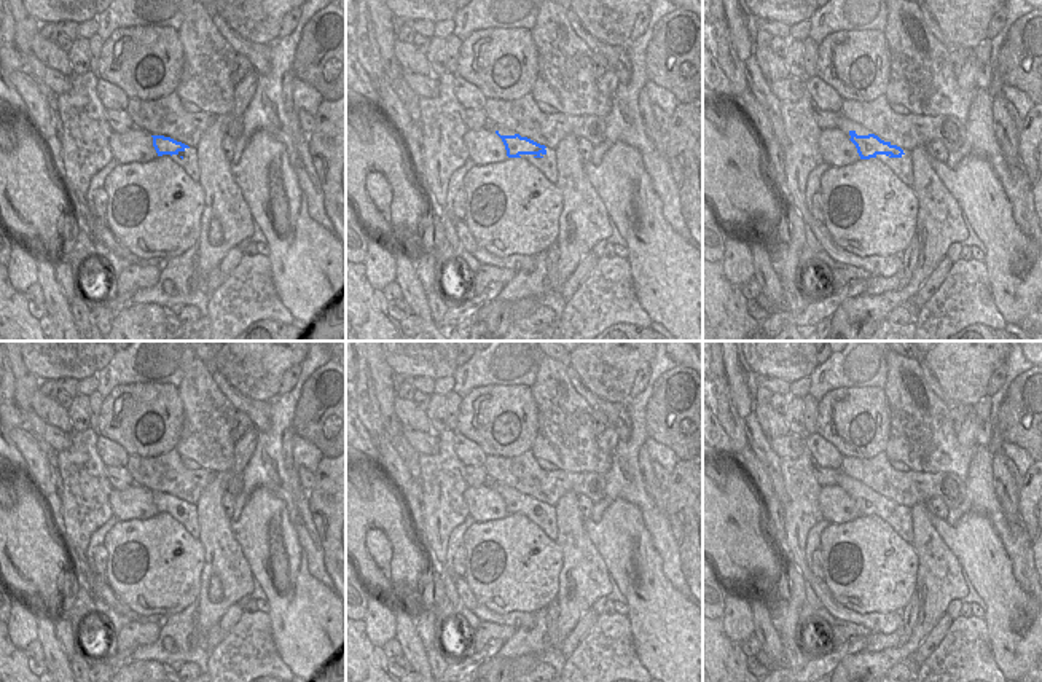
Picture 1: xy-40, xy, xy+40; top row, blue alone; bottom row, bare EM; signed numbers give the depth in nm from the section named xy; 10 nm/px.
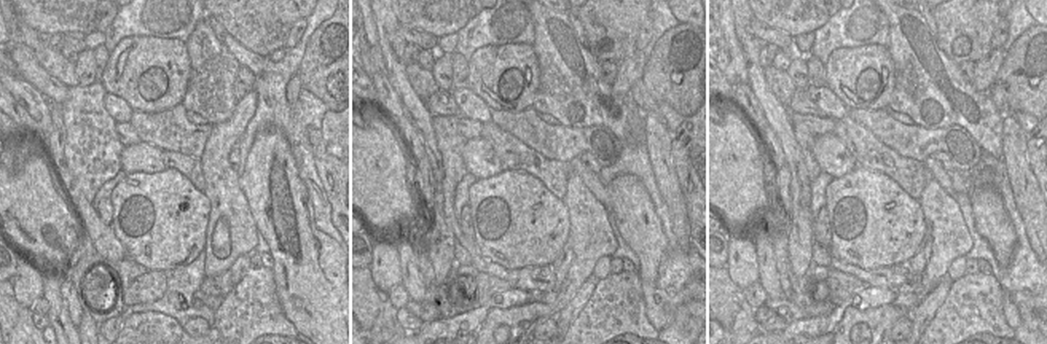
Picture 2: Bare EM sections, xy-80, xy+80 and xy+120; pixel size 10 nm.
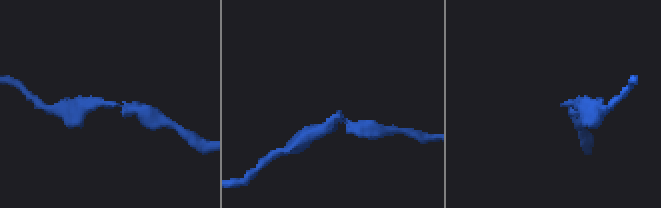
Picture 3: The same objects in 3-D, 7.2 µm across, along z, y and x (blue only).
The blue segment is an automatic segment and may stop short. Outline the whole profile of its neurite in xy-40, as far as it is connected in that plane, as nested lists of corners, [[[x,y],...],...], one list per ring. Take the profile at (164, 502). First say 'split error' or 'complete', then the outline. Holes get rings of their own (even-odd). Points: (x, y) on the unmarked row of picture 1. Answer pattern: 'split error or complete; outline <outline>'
complete; outline [[[151,492],[153,494],[153,504],[158,510],[158,513],[163,512],[178,512],[180,508],[185,508],[186,505],[190,505],[188,502],[177,499],[170,494],[164,494],[164,492]]]

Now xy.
complete; outline [[[496,488],[496,491],[502,496],[508,515],[521,515],[523,512],[543,515],[546,512],[545,502],[540,502],[527,494],[521,494],[519,491],[500,492],[499,488]]]

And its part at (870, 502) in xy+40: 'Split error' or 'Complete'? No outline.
Complete.

